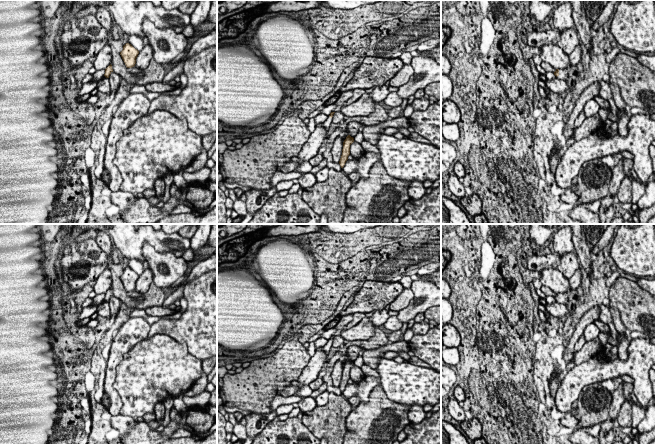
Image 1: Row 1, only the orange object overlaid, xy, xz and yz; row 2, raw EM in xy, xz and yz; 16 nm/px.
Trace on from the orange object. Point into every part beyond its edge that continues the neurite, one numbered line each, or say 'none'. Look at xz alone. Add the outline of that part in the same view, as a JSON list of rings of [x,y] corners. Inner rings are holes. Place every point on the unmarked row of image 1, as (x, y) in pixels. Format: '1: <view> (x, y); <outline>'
1: xz (328, 345); [[[328,340],[325,346],[323,347],[323,350],[327,355],[329,354],[331,347],[332,347],[332,342]]]

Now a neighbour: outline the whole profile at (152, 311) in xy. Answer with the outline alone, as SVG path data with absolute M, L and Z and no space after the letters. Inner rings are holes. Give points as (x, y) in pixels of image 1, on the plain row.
M149 307L145 309L145 312L147 315L150 316L166 316L166 315L173 315L175 313L177 313L175 310L173 309L169 309L169 308L162 308L162 307Z

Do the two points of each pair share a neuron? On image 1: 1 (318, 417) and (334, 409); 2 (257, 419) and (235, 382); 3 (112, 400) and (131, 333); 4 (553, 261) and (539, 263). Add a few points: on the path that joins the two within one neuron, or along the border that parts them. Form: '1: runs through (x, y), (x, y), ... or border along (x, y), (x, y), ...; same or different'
1: runs through (322, 417), (326, 417), (330, 413); same
2: border along (272, 411), (253, 413); different
3: runs through (109, 383), (111, 365), (118, 350); same
4: runs through (550, 261), (542, 262); same

